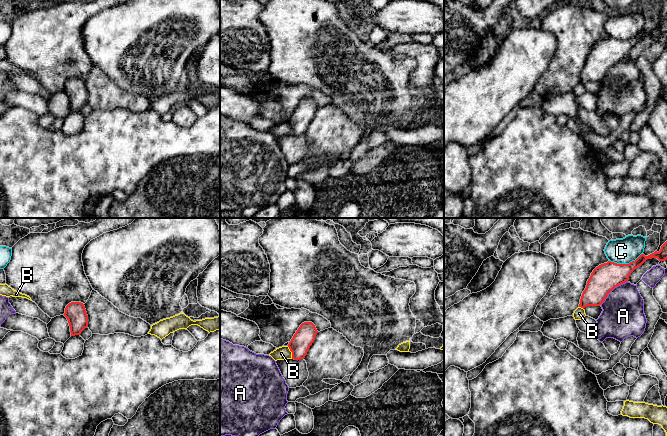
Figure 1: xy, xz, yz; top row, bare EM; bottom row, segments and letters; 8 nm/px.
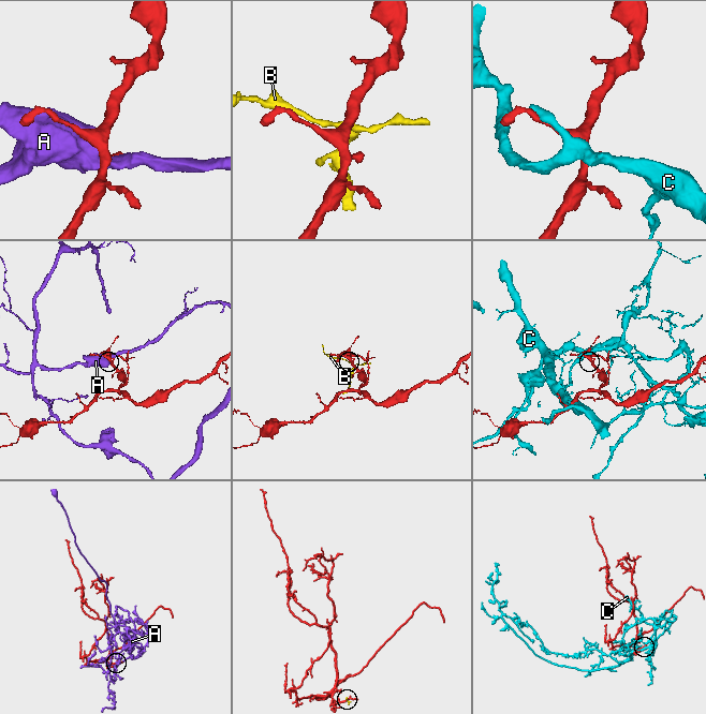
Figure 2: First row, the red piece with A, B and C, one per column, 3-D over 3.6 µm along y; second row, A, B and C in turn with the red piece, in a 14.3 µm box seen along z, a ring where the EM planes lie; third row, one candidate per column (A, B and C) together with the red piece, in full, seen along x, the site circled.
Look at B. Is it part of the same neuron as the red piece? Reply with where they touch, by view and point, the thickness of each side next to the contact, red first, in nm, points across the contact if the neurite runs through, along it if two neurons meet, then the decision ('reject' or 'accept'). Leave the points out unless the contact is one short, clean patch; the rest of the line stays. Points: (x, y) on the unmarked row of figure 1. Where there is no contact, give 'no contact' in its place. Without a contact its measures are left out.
meets red in xz at (291, 127); 160 nm thick on the red side, 110 nm on the other; border along xz (287, 122), (292, 134); reject

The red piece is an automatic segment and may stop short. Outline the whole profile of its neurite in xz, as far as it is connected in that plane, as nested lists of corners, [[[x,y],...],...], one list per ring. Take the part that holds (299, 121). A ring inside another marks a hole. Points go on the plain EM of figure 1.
[[[304,98],[300,101],[288,120],[292,128],[292,135],[304,135],[315,116],[318,107],[312,98]]]

